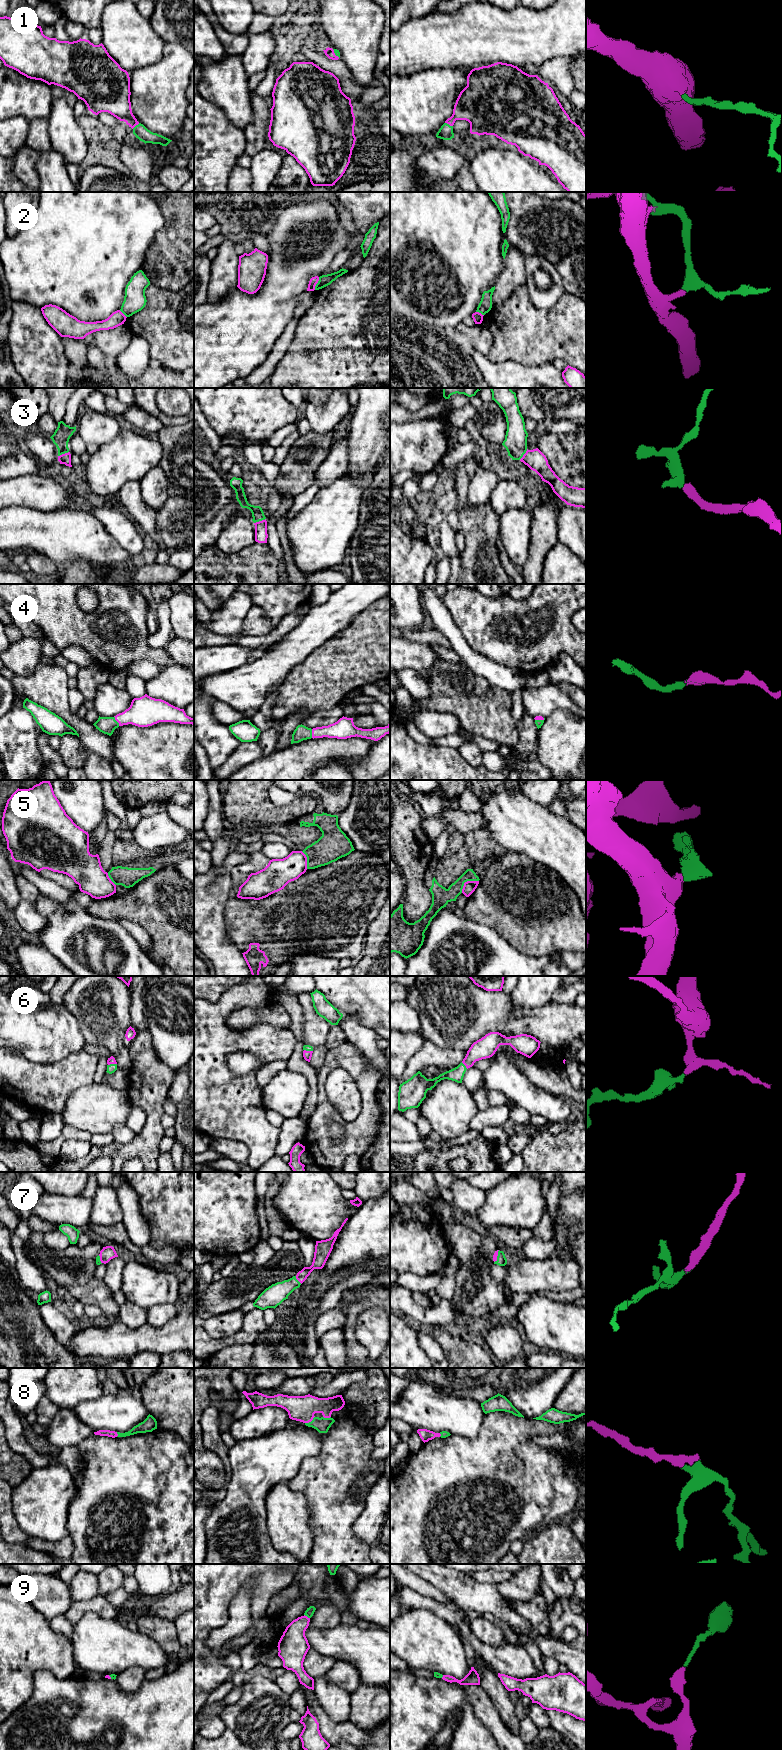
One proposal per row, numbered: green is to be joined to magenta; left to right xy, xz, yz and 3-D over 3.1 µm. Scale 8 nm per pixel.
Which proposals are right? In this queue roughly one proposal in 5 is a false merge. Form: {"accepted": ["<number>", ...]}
{"accepted": ["1", "3", "4", "6", "7", "8", "9"]}

